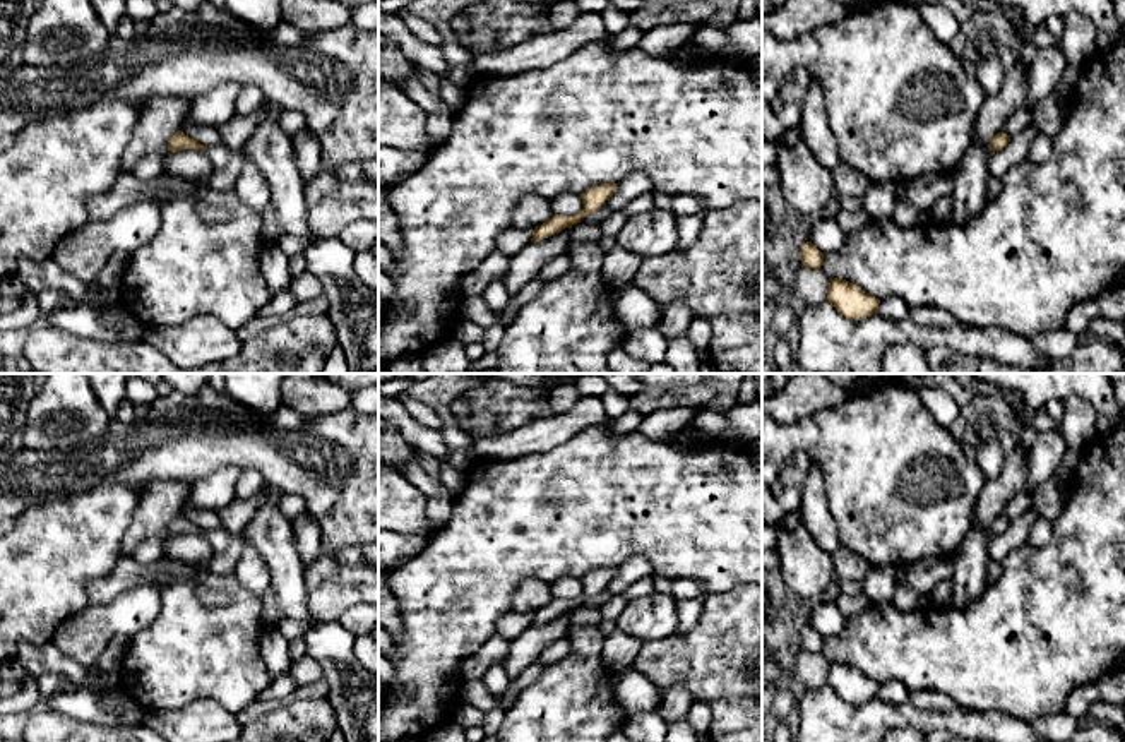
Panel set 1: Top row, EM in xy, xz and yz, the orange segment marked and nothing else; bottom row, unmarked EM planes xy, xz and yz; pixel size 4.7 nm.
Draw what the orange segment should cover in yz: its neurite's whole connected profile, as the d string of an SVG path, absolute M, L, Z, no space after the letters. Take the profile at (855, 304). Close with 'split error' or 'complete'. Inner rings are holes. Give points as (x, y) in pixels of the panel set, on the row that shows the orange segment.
M842 278L829 279L827 302L851 320L875 315L880 303L878 298Z; complete

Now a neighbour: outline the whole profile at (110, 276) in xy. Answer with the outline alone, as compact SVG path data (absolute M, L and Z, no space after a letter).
M123 252L113 254L99 271L98 278L92 279L92 283L104 290L118 290L128 266L128 257L130 255Z

